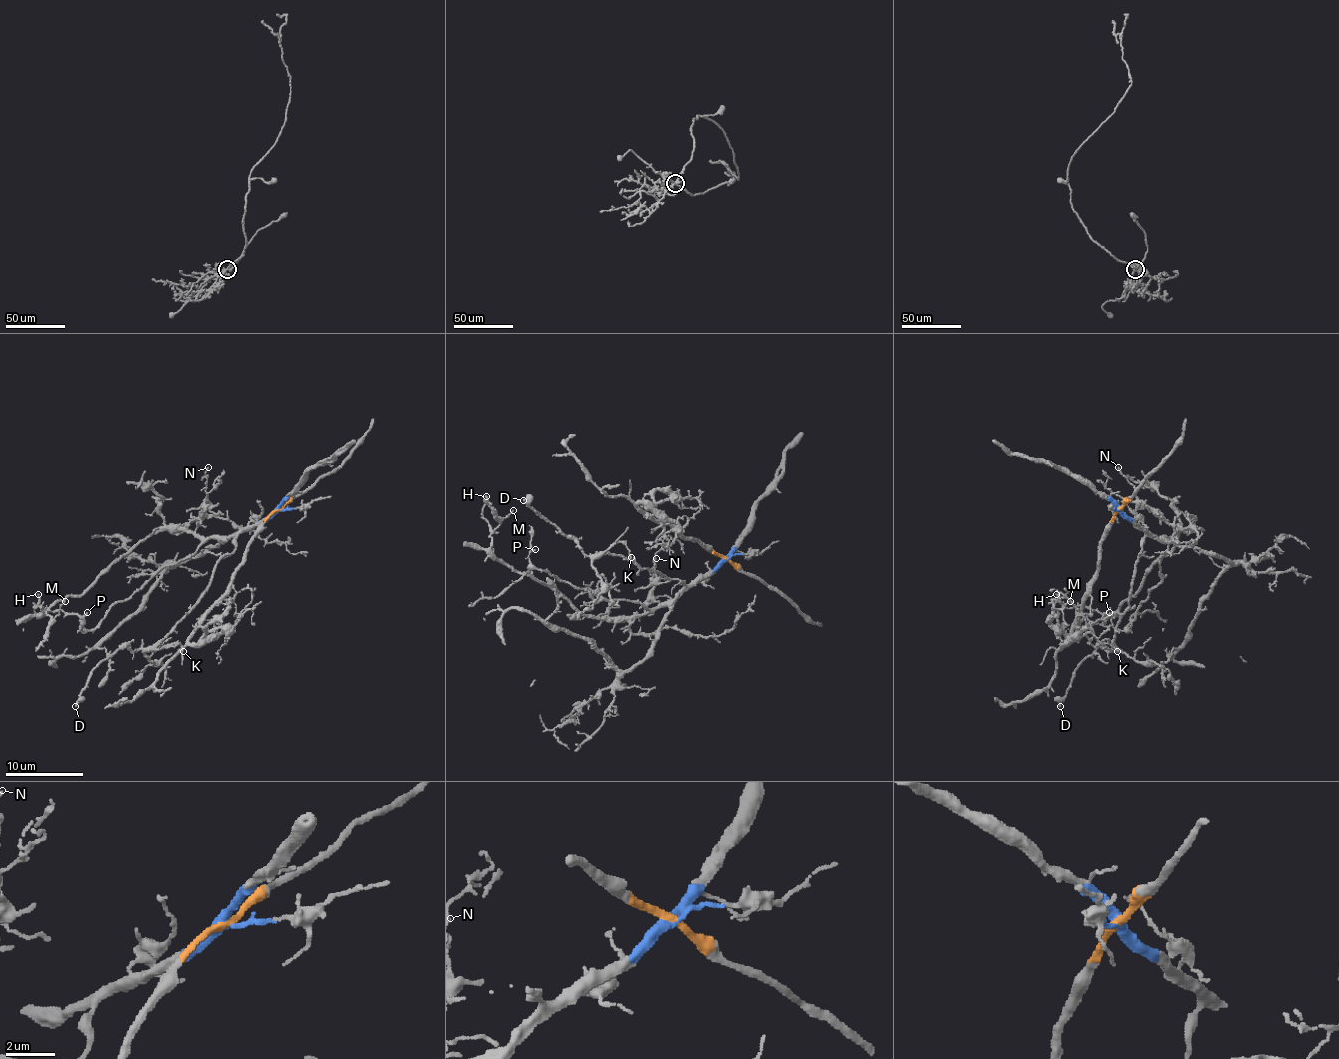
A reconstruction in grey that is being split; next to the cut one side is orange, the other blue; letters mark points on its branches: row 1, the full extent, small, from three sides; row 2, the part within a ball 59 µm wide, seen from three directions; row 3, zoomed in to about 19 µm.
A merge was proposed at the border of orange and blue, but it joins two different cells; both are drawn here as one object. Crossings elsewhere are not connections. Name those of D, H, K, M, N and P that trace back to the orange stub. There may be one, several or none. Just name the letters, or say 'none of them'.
none of them

